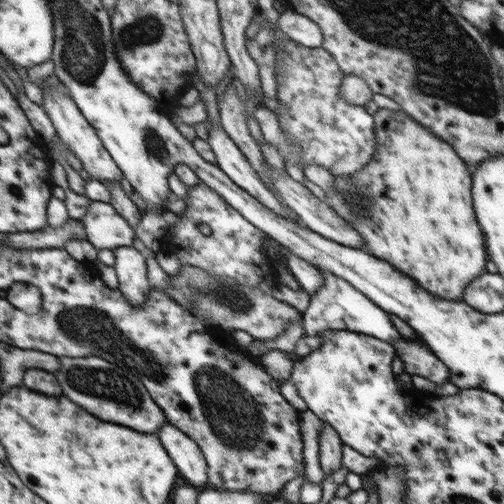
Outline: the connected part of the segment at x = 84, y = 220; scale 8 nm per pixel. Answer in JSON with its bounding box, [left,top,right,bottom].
[80,200,136,251]

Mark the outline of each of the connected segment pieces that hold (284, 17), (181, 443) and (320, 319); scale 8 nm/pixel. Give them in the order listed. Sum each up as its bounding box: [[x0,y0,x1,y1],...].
[[279,10,323,48],[158,422,208,486],[302,270,402,343]]

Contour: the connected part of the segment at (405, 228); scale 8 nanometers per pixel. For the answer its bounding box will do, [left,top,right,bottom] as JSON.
[330,109,486,301]

